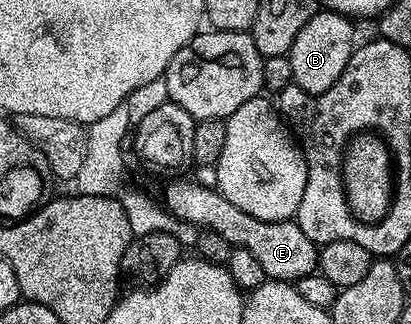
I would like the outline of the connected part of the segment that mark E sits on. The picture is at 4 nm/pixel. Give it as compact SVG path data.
M183 178L172 179L175 181L165 190L163 204L167 211L187 224L219 234L232 247L248 250L260 263L268 279L298 282L300 278L310 276L318 269L318 245L306 238L304 231L294 220L269 223L263 219L255 219L234 206L233 202L229 202L218 189L179 179Z

